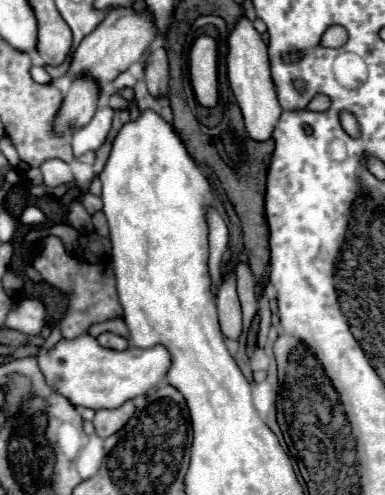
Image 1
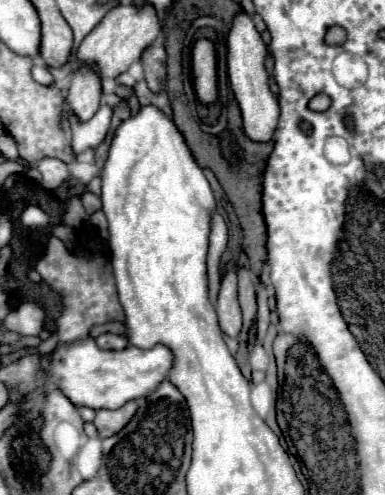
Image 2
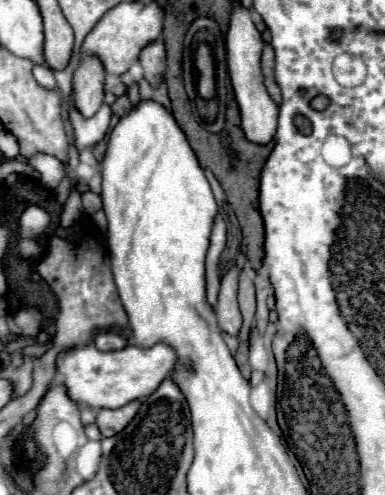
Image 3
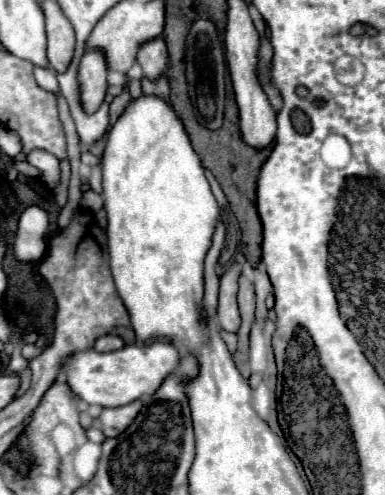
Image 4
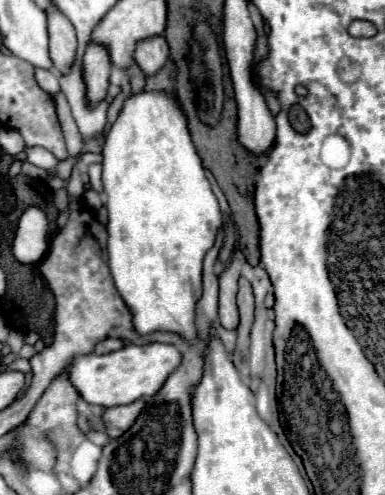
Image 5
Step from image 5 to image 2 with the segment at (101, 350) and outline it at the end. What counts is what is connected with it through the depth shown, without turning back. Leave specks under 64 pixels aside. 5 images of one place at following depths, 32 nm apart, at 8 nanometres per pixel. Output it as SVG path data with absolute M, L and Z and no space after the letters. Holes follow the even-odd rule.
M100 334L100 338L96 338L96 344L106 350L124 350L128 346L128 340L118 334Z

